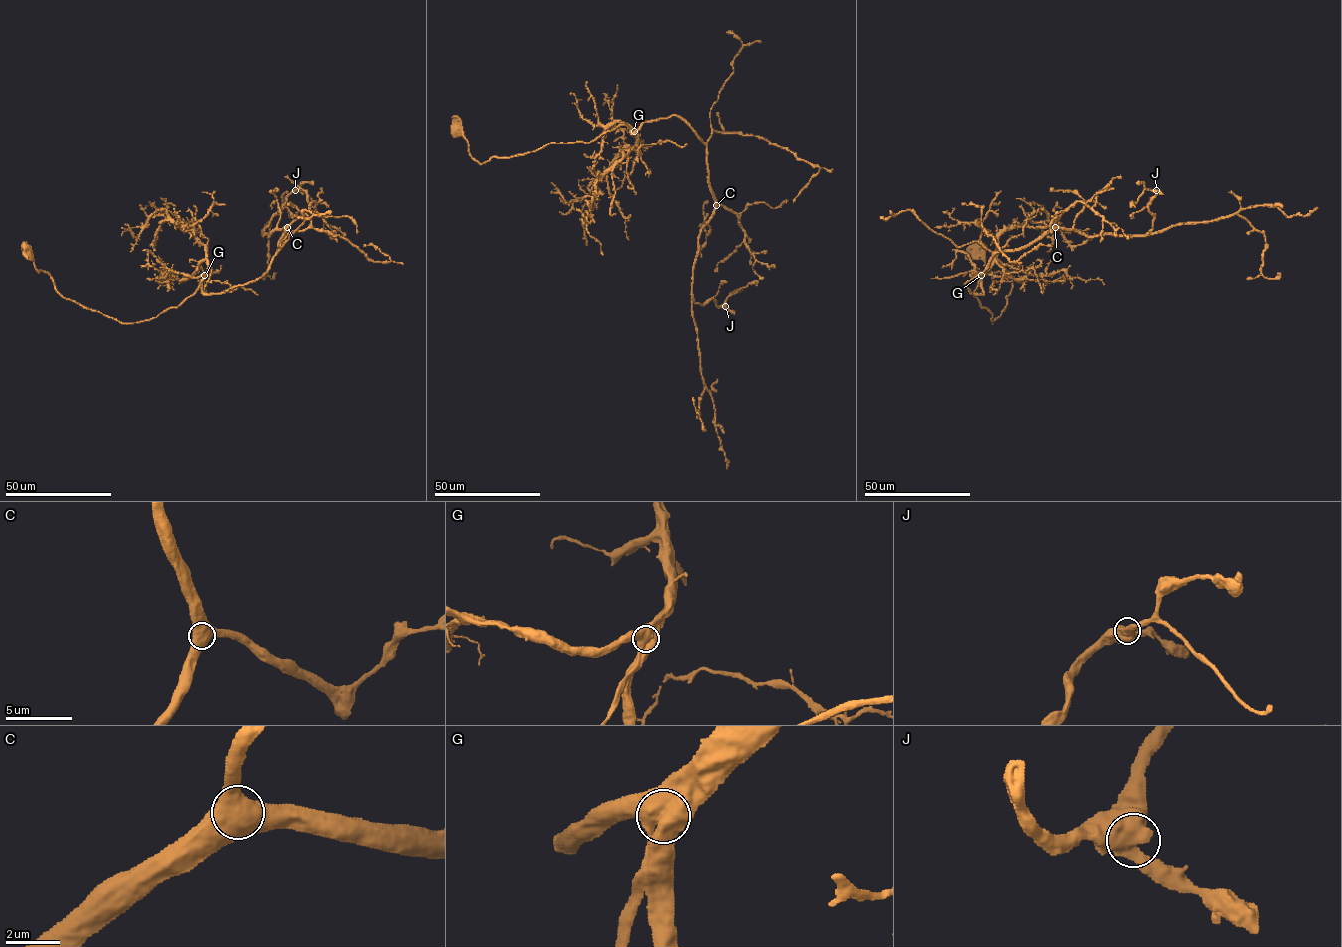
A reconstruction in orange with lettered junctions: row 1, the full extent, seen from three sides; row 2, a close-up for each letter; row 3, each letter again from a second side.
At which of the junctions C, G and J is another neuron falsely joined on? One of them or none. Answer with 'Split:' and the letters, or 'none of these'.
Split: none of these

